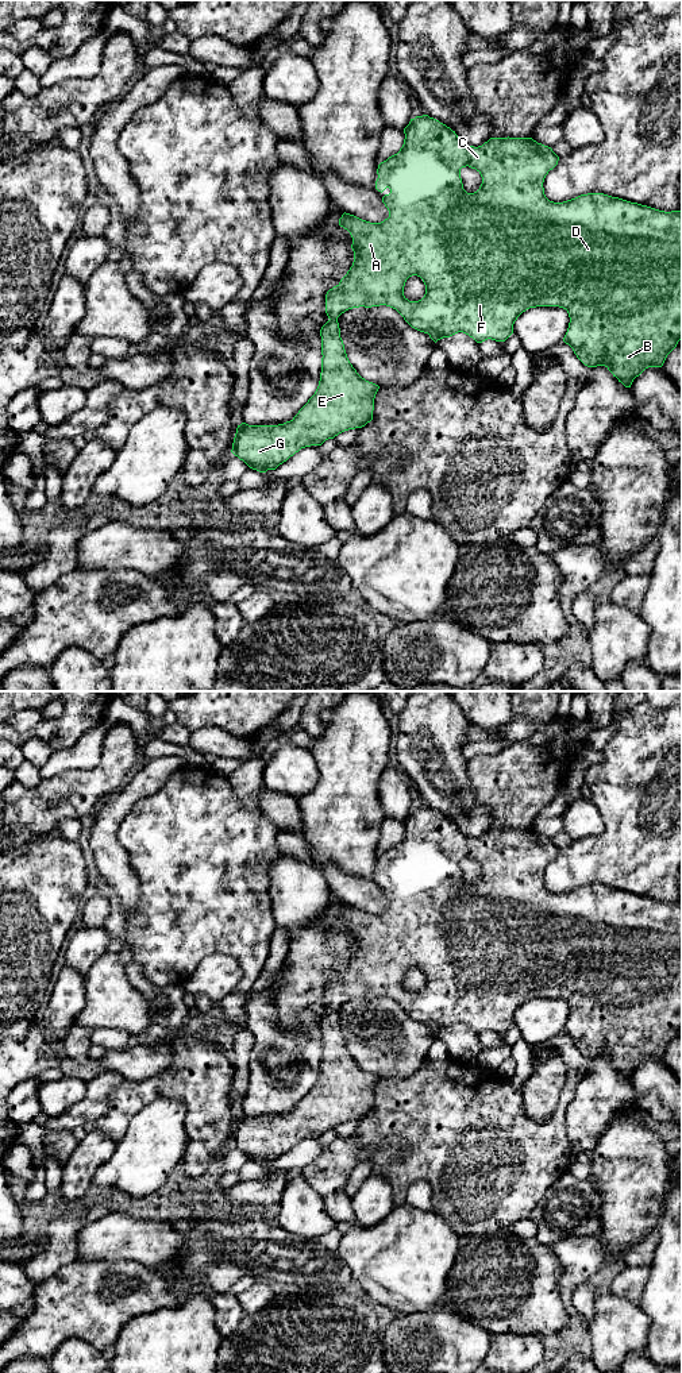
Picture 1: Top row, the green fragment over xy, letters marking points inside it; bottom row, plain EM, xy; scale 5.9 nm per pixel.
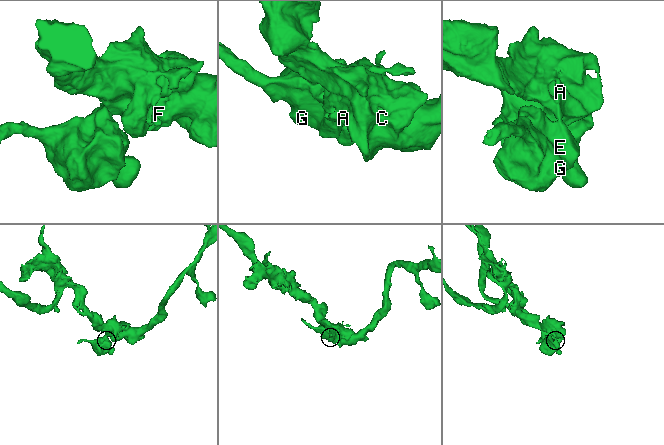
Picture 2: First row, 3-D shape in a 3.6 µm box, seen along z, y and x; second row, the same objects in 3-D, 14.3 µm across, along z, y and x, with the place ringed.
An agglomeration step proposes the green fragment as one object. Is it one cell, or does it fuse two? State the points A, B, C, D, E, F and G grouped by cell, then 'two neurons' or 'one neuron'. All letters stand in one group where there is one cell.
groups A B C D F / E G; two neurons

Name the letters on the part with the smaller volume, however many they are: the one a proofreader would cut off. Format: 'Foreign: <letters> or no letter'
Foreign: E, G

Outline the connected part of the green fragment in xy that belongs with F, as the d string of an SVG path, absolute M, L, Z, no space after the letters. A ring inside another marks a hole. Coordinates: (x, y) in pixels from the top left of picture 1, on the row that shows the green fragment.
M428 115L411 119L404 128L404 134L405 139L400 151L381 162L377 169L375 189L381 193L386 188L390 189L390 193L382 197L389 217L381 223L370 223L344 212L339 219L339 225L347 230L352 238L354 262L340 282L325 294L325 313L330 320L338 320L342 313L352 308L386 305L396 309L412 328L428 333L435 343L458 332L463 332L477 343L482 343L488 339L505 342L513 333L513 324L517 317L529 308L559 306L566 309L570 317L563 342L573 348L585 366L605 366L625 387L631 387L633 379L646 369L663 366L667 355L682 339L681 211L664 212L604 193L581 194L563 203L550 201L544 194L543 182L548 171L558 165L559 157L551 147L537 143L532 138L490 138L482 146L467 146L458 138L455 131ZM466 166L475 169L482 177L482 184L474 193L467 193L463 189L461 169ZM412 275L420 277L425 285L425 294L419 301L409 301L404 296L405 282Z

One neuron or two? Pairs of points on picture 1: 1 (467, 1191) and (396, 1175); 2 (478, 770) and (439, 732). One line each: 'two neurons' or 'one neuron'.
1: one neuron
2: two neurons

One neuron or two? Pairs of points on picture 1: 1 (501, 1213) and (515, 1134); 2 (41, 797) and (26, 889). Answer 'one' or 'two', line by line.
1: one
2: two

